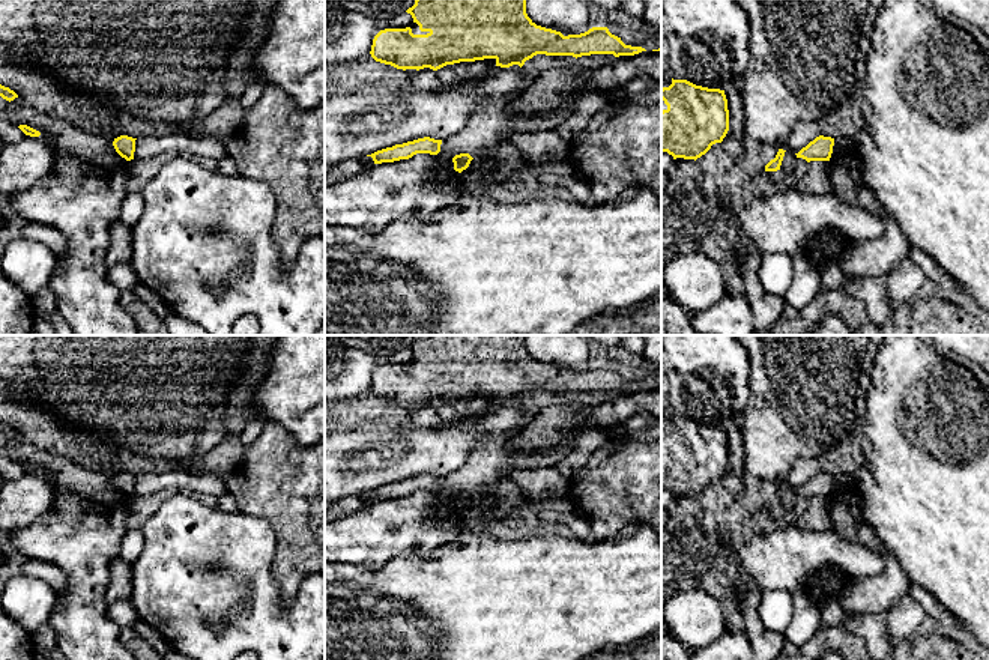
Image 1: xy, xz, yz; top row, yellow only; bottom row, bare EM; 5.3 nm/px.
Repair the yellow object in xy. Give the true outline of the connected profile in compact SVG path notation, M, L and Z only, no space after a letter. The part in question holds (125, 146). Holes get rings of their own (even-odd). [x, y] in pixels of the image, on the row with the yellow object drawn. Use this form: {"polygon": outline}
{"polygon": "M120 135L120 137L114 138L113 146L122 158L125 158L126 161L131 161L131 159L134 159L135 140L137 138L132 138L128 135Z"}

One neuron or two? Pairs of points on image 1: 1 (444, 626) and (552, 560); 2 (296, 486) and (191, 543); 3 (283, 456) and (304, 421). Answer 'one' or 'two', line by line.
1: one
2: two
3: two

